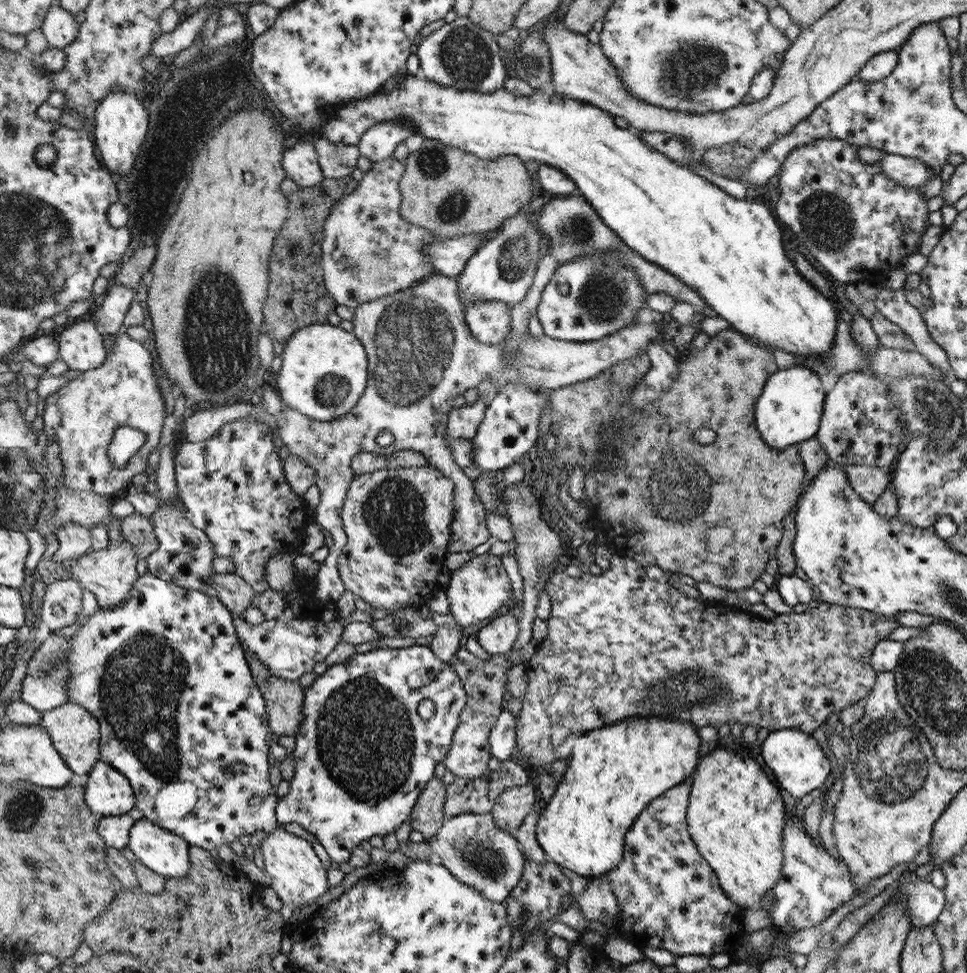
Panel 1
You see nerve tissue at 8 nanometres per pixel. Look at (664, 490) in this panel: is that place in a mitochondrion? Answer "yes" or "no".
yes

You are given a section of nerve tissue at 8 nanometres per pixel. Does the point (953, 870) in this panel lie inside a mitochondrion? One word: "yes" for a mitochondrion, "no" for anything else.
no

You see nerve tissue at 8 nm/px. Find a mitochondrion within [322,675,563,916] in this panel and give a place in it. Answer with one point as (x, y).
(488, 862)

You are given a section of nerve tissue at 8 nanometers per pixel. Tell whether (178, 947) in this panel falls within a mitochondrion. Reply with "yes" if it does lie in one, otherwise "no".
no

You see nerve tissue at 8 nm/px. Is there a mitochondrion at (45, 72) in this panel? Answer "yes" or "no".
no

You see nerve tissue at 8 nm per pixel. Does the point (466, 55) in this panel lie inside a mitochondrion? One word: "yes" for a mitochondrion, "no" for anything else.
yes

